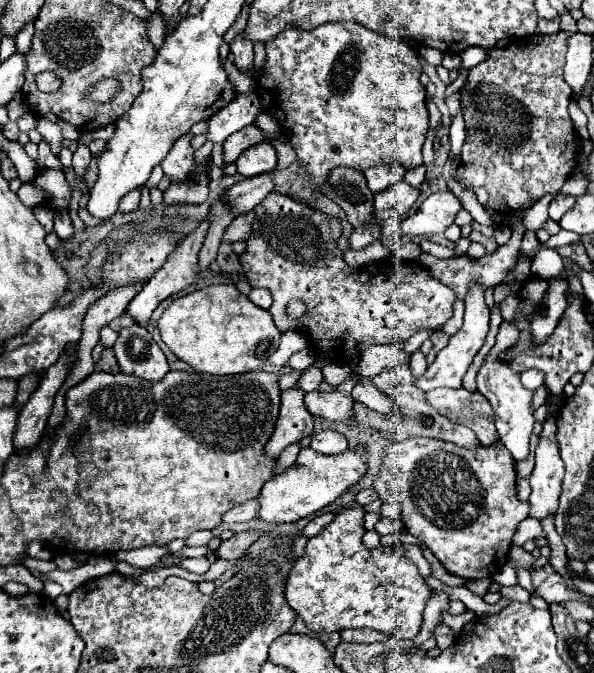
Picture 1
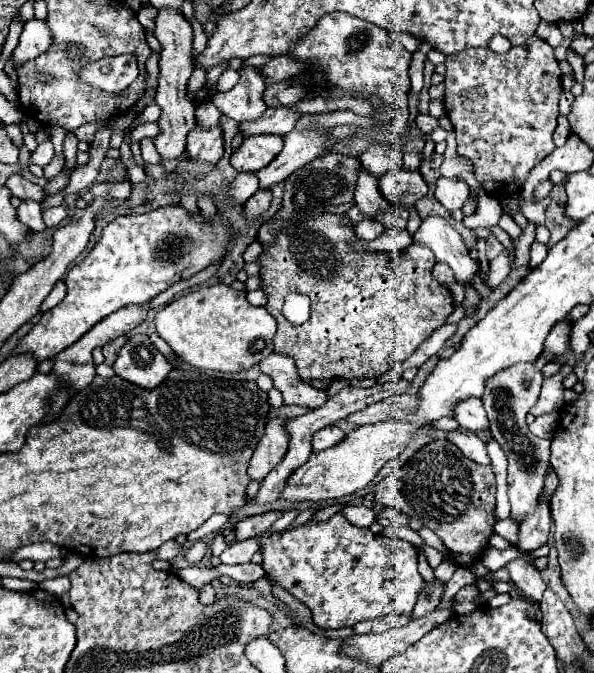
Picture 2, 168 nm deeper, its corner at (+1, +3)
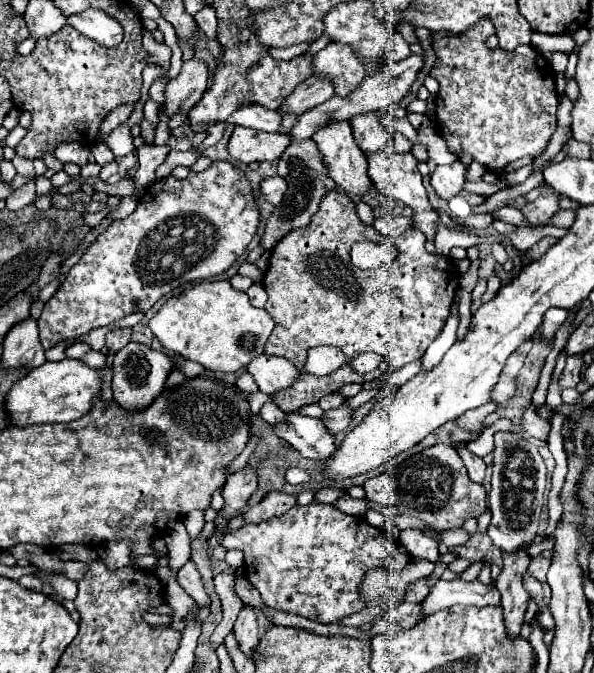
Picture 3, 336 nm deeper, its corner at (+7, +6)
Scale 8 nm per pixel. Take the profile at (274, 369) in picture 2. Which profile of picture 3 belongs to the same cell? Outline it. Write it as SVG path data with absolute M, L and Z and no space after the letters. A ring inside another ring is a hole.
M257 355L249 365L247 371L255 377L259 391L263 393L277 393L283 391L287 387L293 387L293 383L299 377L299 369L281 357L273 357L273 355Z

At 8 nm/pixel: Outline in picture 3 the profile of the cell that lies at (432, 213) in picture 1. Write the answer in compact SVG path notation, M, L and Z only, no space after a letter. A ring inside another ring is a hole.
M461 163L453 165L437 165L431 175L431 185L441 199L455 197L465 183L465 167Z

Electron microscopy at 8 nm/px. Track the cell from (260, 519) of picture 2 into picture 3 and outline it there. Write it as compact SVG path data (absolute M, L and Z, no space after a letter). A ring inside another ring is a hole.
M267 493L261 503L257 503L255 507L251 507L251 509L247 509L243 513L243 519L245 519L245 523L257 525L261 521L269 521L273 517L279 517L279 515L287 513L295 503L297 503L297 497L295 495Z

